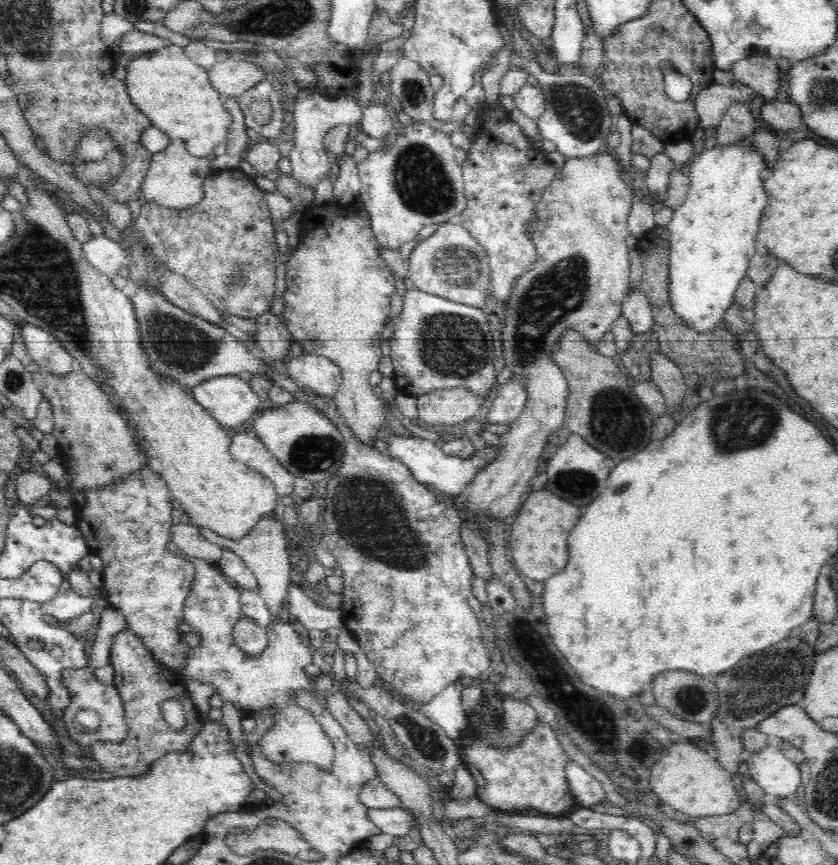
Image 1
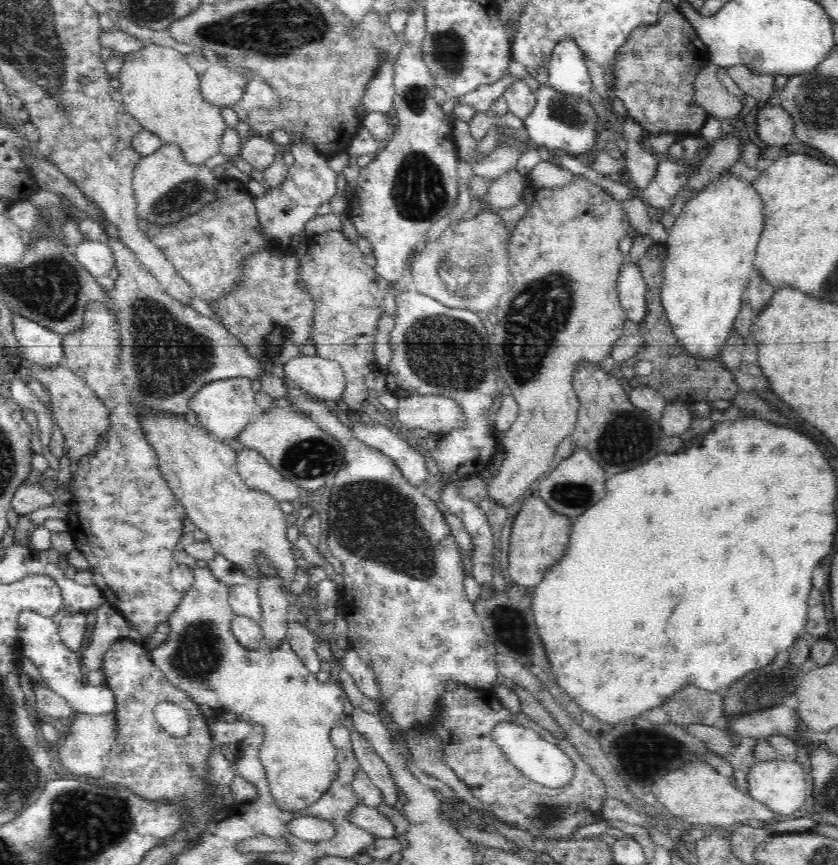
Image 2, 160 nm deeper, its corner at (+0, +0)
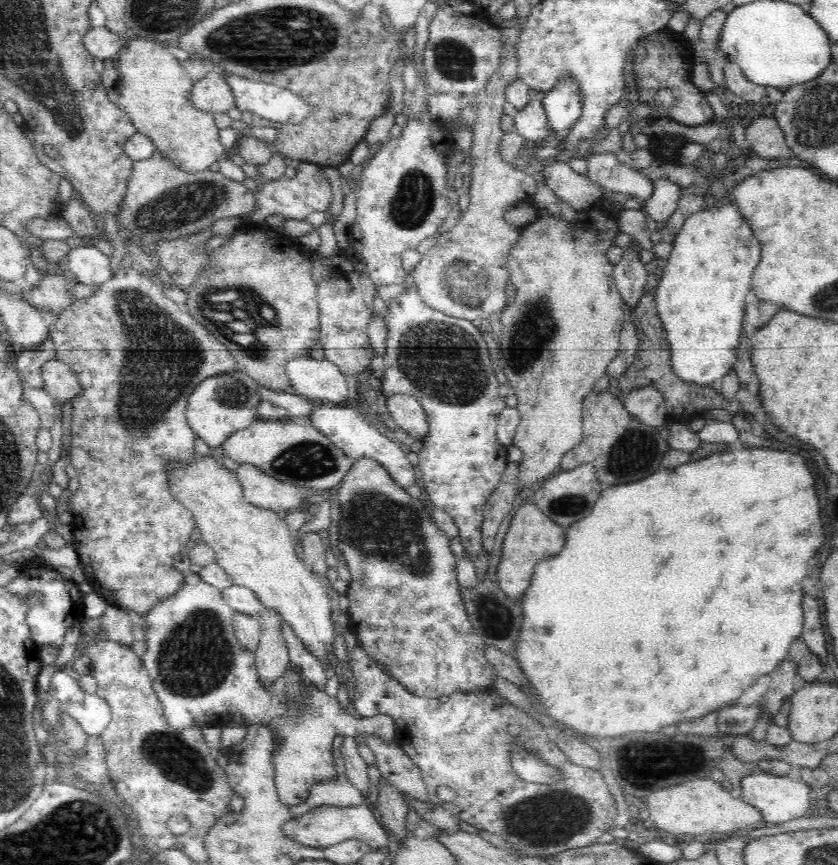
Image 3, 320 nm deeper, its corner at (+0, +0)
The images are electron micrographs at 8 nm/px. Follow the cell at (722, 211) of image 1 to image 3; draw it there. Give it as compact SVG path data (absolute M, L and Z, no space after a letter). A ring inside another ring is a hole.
M731 201L724 207L704 208L692 214L674 236L673 249L656 286L655 305L666 329L674 374L698 386L715 386L734 368L738 360L736 346L740 342L745 318L745 298L752 289L752 274L760 260L760 244L750 225Z

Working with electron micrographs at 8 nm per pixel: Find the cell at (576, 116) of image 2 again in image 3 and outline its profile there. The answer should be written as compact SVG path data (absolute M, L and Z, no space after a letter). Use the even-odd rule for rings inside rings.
M532 99L522 110L514 115L514 128L528 140L538 142L538 140L551 140L551 138L561 139L562 135L556 136L551 128L547 127L547 116L543 111L543 103L537 99Z

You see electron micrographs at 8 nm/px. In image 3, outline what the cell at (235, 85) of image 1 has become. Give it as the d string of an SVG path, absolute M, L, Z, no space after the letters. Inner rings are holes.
M216 68L195 81L191 90L191 103L204 112L227 112L235 106L235 98L228 82Z

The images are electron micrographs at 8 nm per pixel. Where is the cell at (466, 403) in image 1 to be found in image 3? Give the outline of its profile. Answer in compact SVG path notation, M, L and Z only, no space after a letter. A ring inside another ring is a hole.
M396 394L386 397L386 408L398 429L422 440L428 432L426 413L418 400L408 394Z

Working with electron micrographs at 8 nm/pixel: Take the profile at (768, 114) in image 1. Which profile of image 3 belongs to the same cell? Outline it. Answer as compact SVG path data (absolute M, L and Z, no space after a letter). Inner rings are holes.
M774 115L754 119L747 126L745 136L750 142L750 150L756 152L760 158L774 160L792 156L783 130L778 126Z

